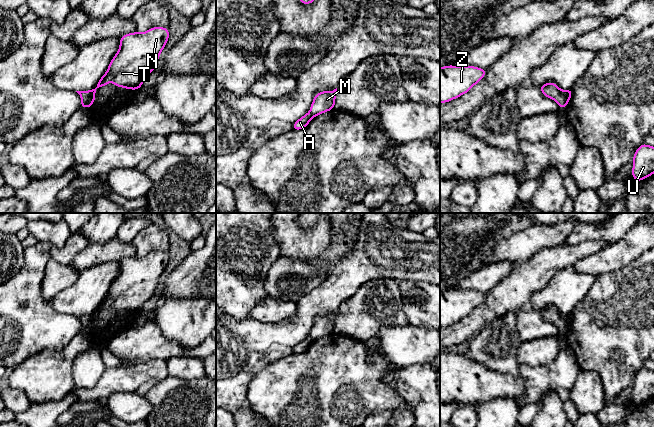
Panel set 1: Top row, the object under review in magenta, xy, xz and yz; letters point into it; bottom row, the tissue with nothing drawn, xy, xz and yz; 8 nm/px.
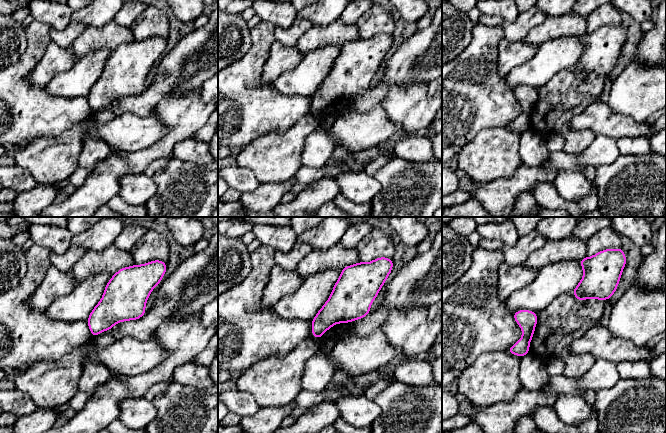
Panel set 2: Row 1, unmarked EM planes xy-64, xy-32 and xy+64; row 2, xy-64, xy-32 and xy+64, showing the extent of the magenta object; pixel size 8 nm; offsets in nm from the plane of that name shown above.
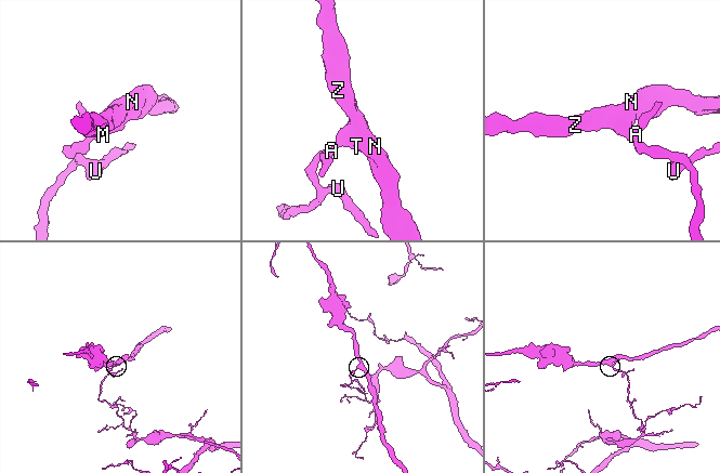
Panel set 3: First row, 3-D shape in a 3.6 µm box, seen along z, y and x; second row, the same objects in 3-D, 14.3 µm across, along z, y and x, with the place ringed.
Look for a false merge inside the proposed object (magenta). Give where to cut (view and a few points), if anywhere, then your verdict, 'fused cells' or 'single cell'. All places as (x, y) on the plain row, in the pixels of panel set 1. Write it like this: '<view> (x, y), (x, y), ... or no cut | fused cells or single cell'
xy (89, 315), (86, 331) | fused cells

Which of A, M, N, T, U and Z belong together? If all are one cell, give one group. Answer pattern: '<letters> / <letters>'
A U / M N T Z

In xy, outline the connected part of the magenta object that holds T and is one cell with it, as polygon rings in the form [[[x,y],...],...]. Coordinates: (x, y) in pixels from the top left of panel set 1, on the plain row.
[[[153,251],[144,257],[129,257],[120,261],[120,271],[107,296],[89,315],[87,332],[95,325],[95,316],[108,306],[117,311],[137,314],[158,287],[161,275],[169,262],[168,252]]]

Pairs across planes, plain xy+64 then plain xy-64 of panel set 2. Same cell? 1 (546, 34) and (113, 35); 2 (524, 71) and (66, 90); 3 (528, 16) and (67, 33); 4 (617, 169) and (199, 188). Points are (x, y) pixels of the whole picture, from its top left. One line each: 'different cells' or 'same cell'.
1: same cell
2: same cell
3: same cell
4: same cell

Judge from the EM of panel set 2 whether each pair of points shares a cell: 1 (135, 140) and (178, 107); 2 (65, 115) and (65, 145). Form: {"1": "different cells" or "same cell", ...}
{"1": "different cells", "2": "different cells"}

